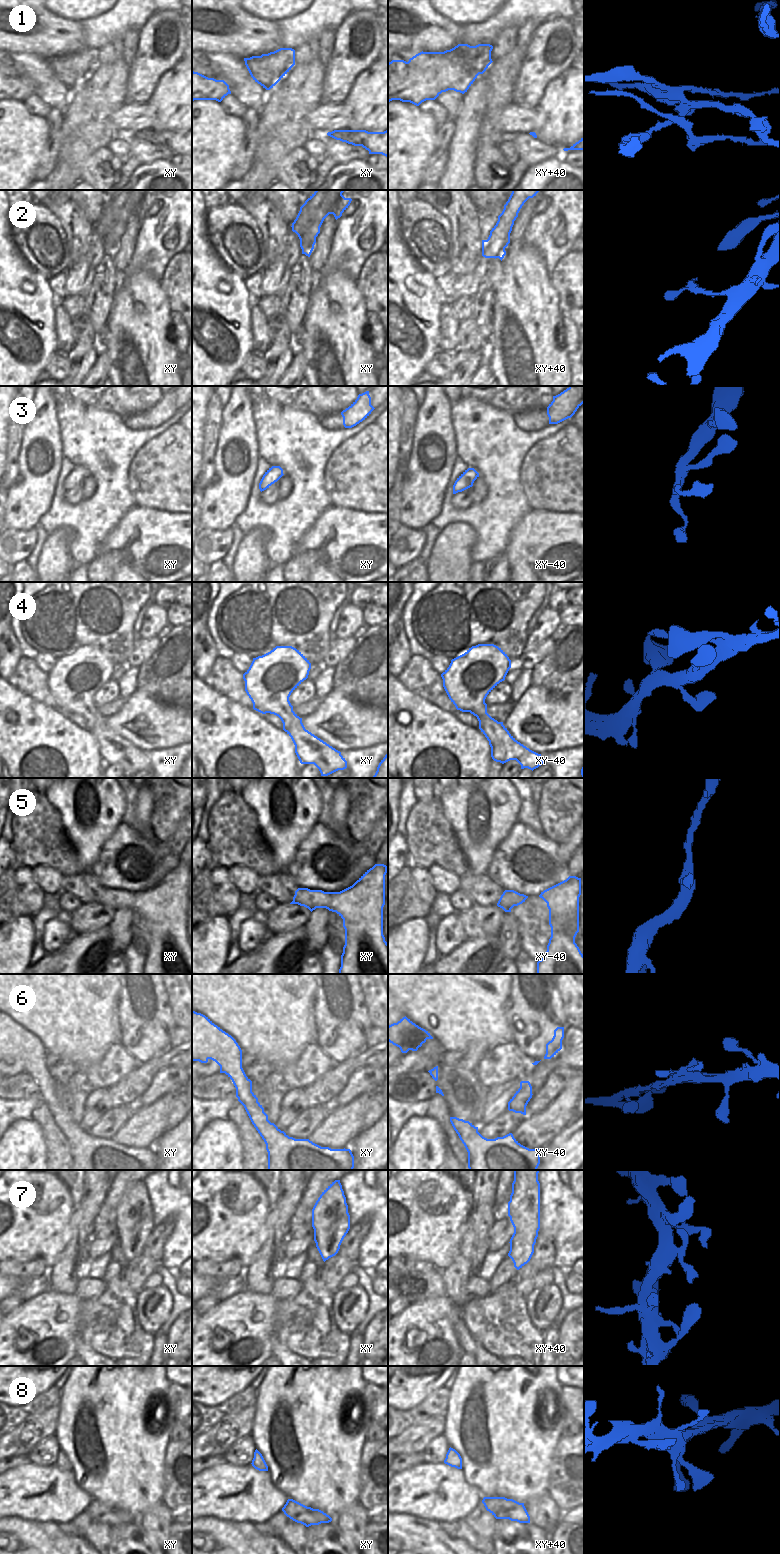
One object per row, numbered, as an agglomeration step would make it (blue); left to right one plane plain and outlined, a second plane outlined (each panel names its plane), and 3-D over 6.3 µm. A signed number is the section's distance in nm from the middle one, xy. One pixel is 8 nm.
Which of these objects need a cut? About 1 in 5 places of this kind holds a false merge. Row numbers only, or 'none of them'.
1

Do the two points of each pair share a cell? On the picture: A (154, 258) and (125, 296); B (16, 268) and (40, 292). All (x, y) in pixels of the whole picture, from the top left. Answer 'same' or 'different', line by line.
A: different
B: same

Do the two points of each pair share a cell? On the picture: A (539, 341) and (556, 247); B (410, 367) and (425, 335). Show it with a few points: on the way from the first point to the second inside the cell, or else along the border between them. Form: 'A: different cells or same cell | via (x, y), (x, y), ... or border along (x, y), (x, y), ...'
A: different cells | border along (538, 252), (543, 259), (545, 270), (549, 276)
B: same cell | via (417, 359), (425, 347), (425, 343)

